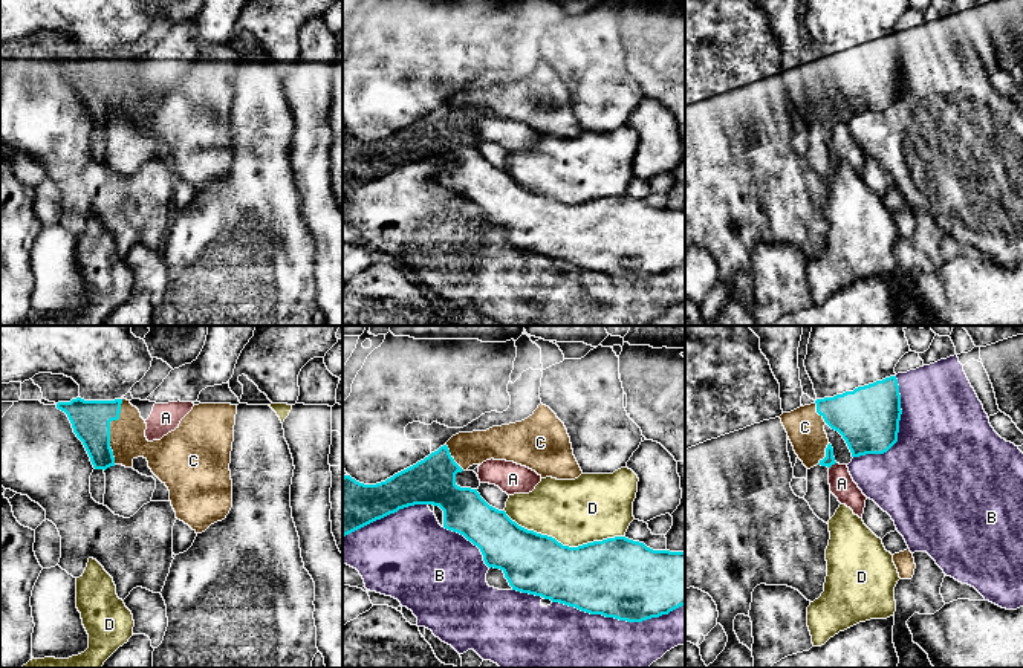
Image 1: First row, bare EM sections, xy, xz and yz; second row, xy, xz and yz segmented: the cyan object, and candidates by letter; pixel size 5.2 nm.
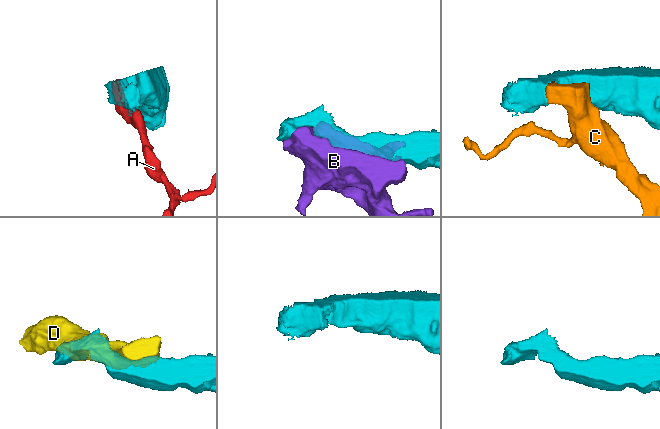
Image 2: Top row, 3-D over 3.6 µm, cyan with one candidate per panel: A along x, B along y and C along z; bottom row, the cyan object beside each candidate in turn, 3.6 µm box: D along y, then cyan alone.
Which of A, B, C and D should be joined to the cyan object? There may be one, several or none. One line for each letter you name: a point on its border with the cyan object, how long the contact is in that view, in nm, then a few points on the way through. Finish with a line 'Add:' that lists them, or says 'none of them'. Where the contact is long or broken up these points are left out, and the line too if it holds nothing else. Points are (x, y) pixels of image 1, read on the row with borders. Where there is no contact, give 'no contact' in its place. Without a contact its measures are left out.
C: meets cyan in xy at (109, 430); contact 340 nm long; runs through xy (90, 419), (109, 430), (115, 434), (127, 434)
Add: C

